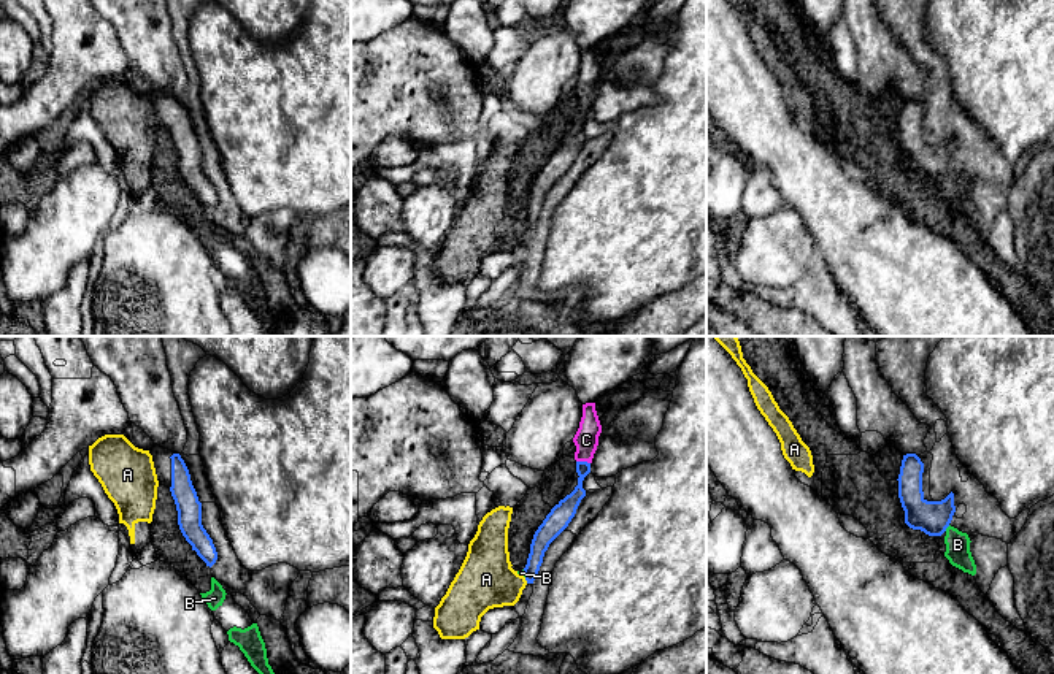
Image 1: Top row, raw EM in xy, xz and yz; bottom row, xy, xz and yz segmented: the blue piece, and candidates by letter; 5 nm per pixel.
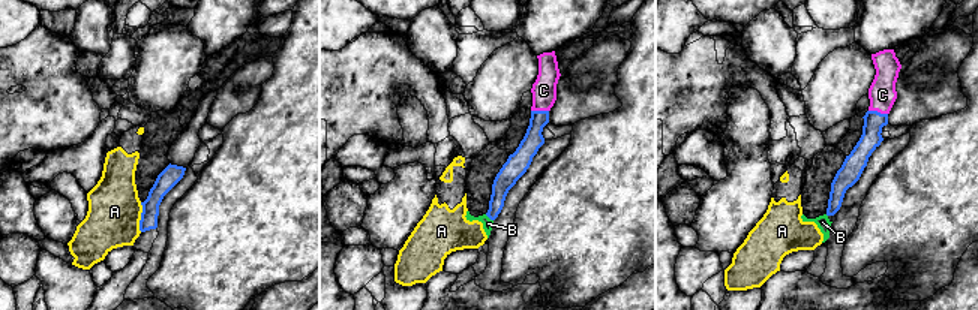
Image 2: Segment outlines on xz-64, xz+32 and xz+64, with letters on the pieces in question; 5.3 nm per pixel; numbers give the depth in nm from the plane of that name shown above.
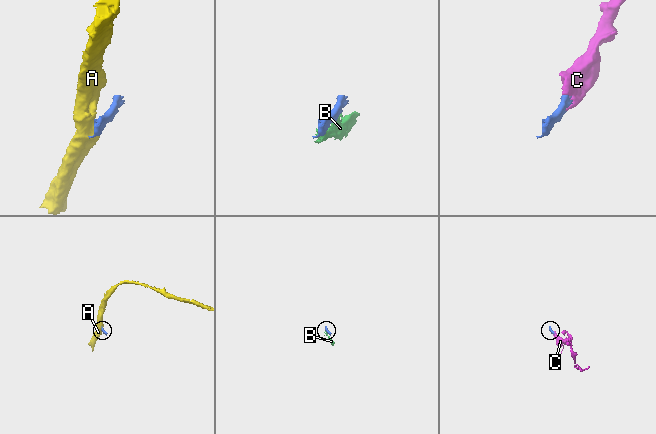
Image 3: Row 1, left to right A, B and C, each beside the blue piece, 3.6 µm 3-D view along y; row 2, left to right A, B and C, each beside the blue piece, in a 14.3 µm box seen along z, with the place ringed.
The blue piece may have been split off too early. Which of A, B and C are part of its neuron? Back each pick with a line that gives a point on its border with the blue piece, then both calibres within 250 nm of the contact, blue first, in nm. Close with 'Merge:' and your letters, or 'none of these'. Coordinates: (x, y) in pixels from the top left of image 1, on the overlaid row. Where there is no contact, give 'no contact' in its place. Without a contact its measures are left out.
C: contact xz (583, 462); calibres 100 and 130 nm
Merge: C

